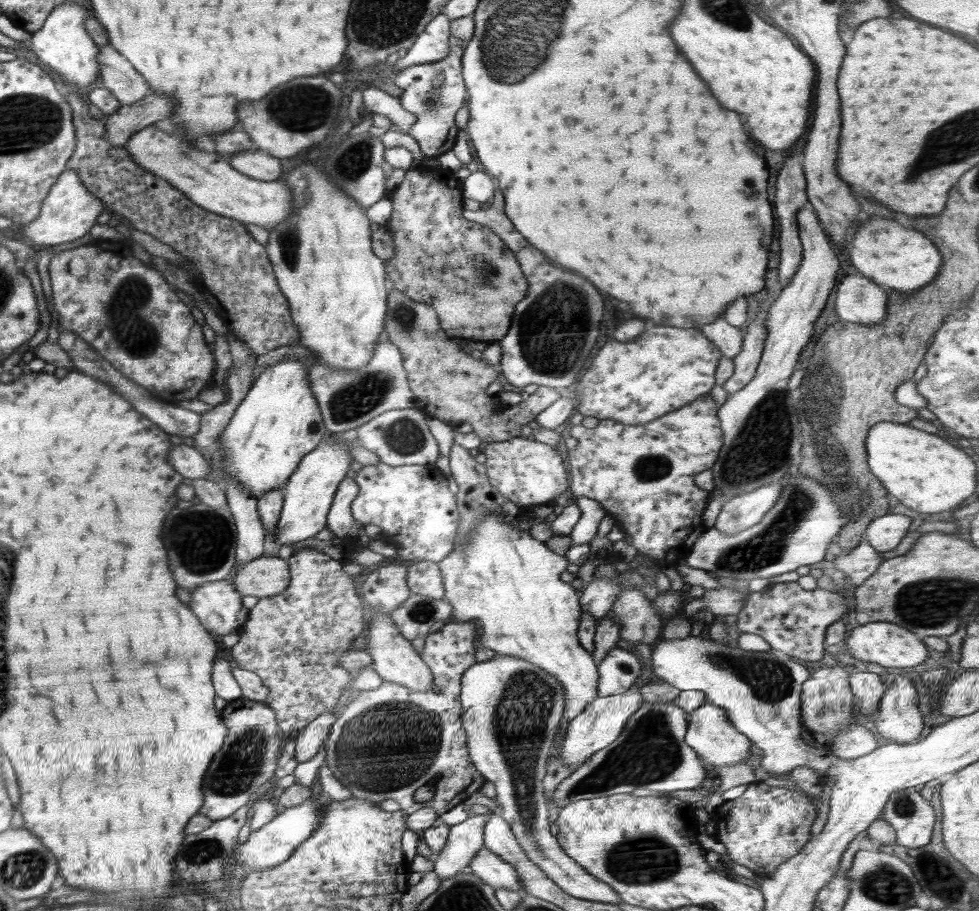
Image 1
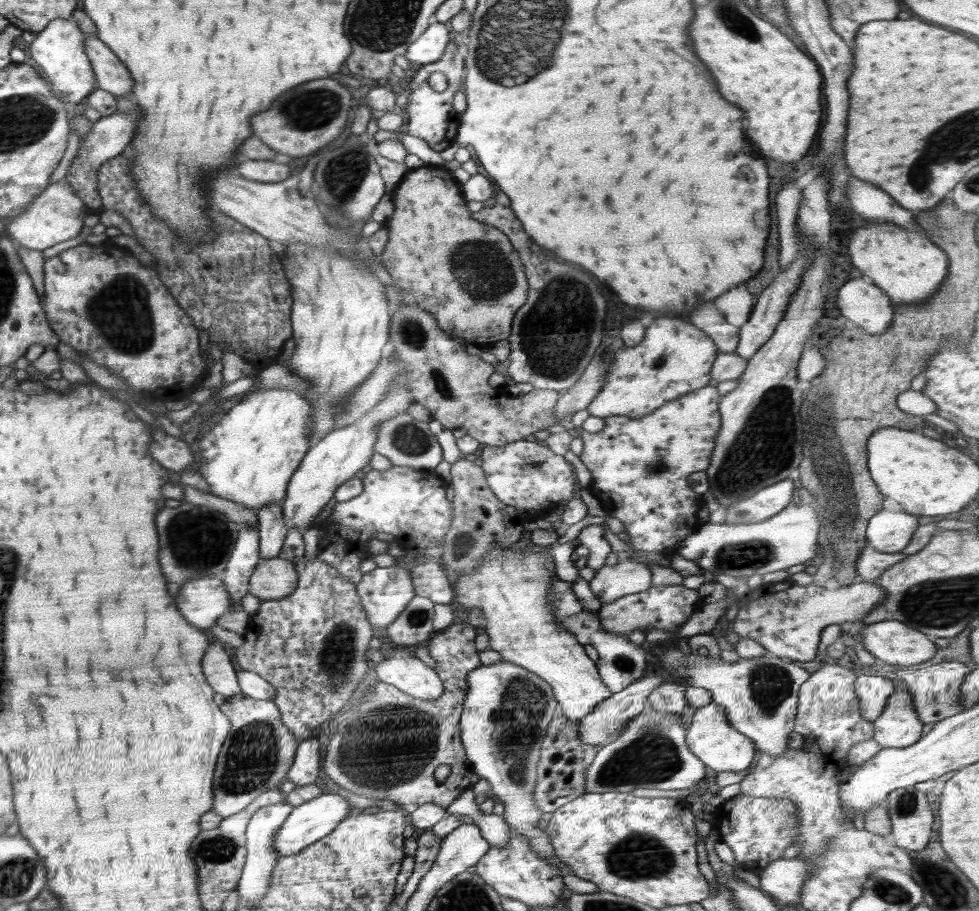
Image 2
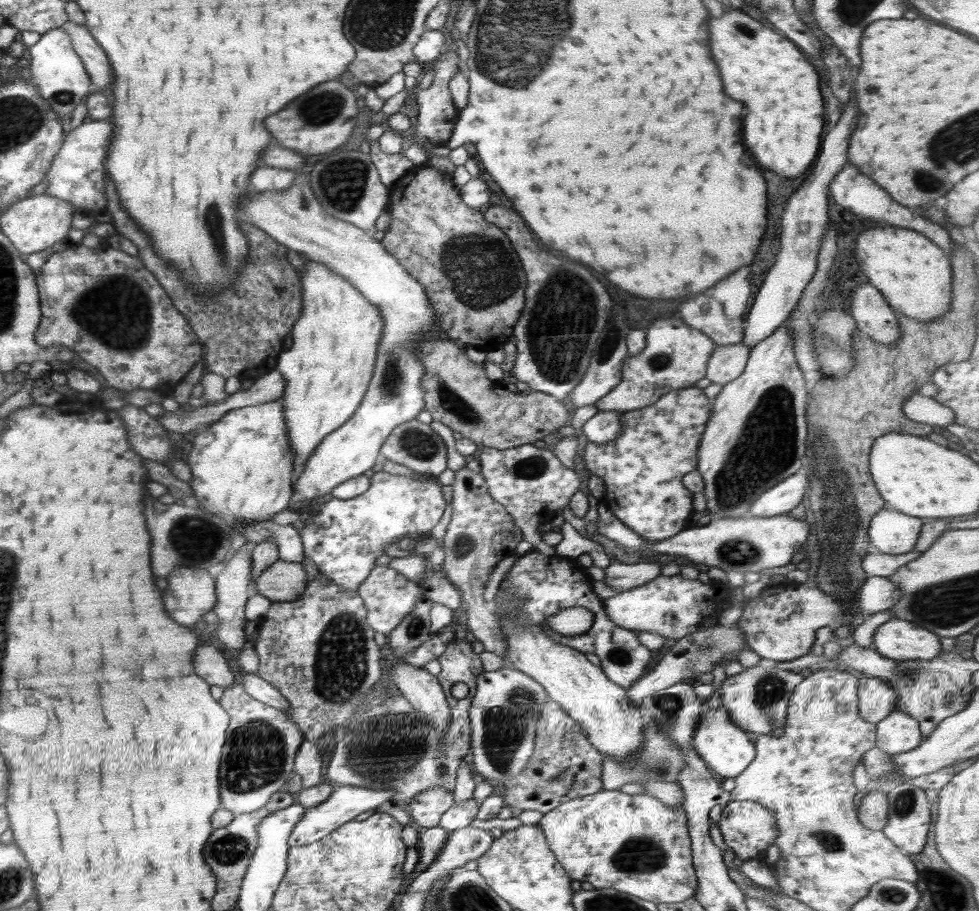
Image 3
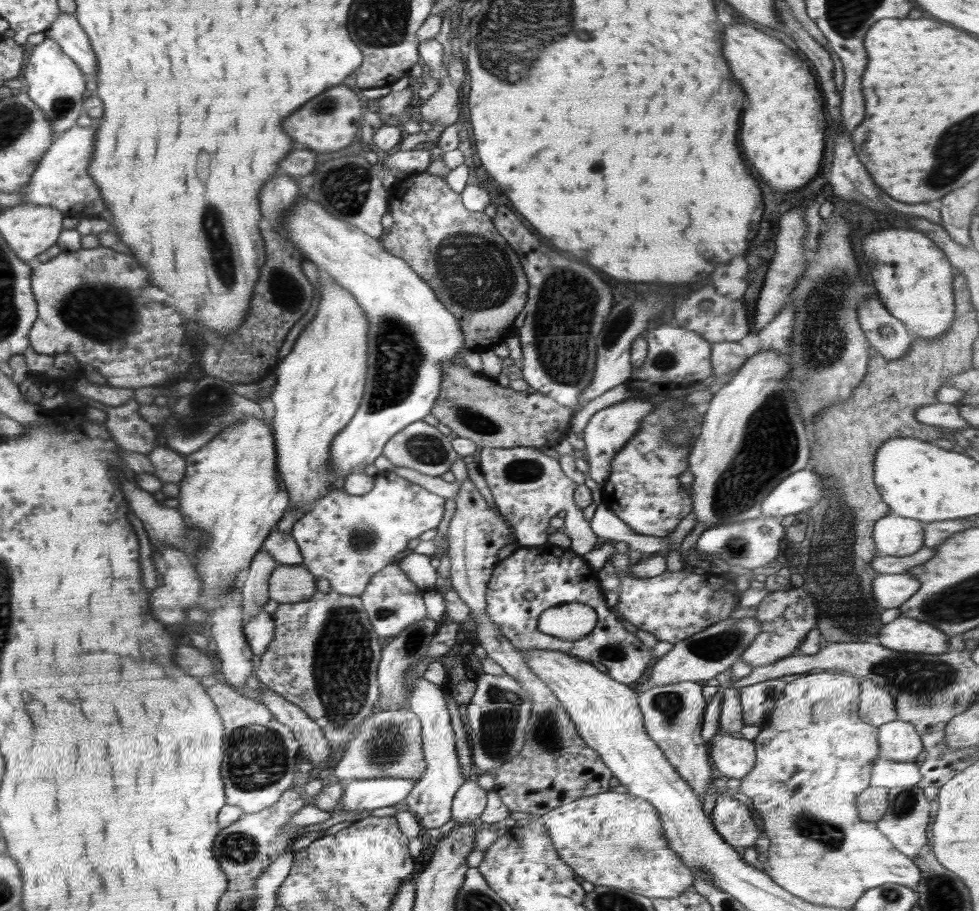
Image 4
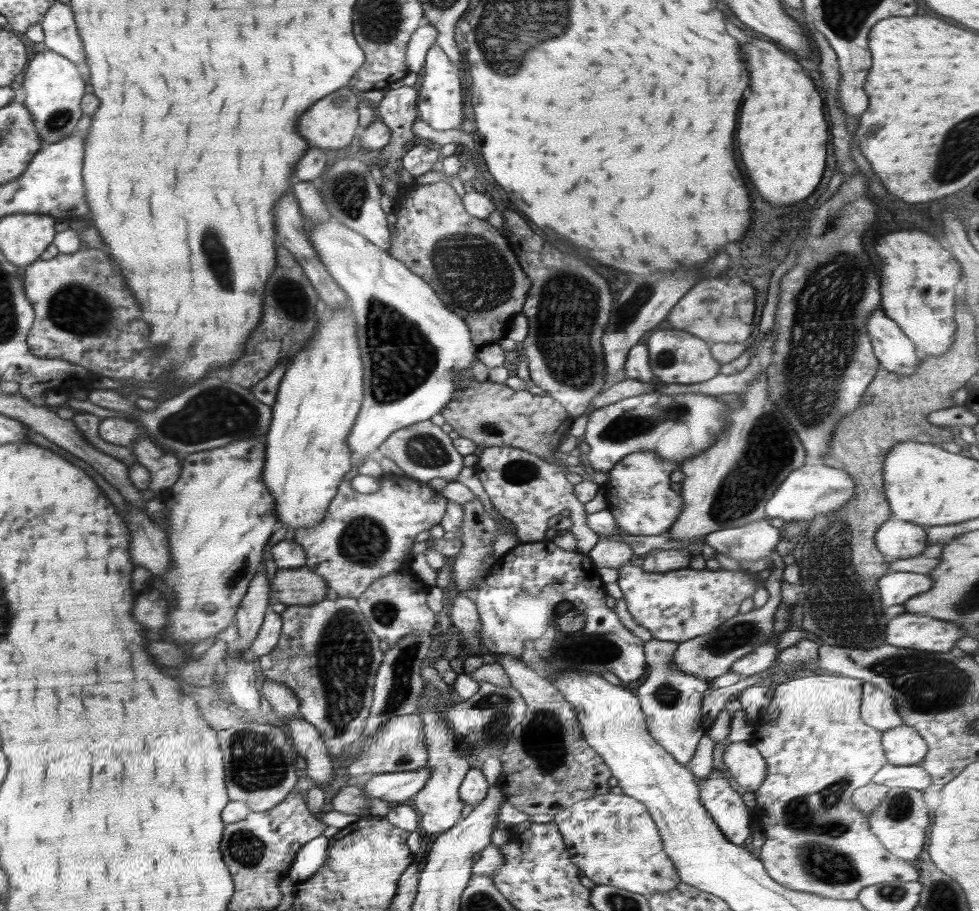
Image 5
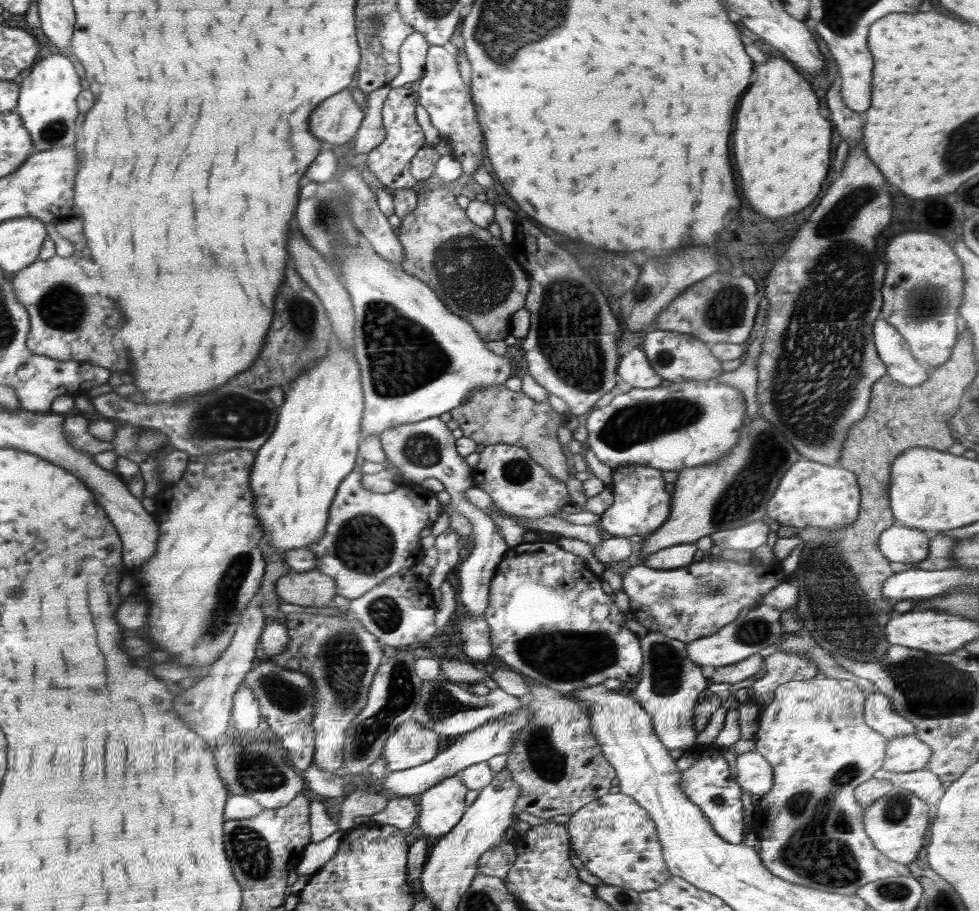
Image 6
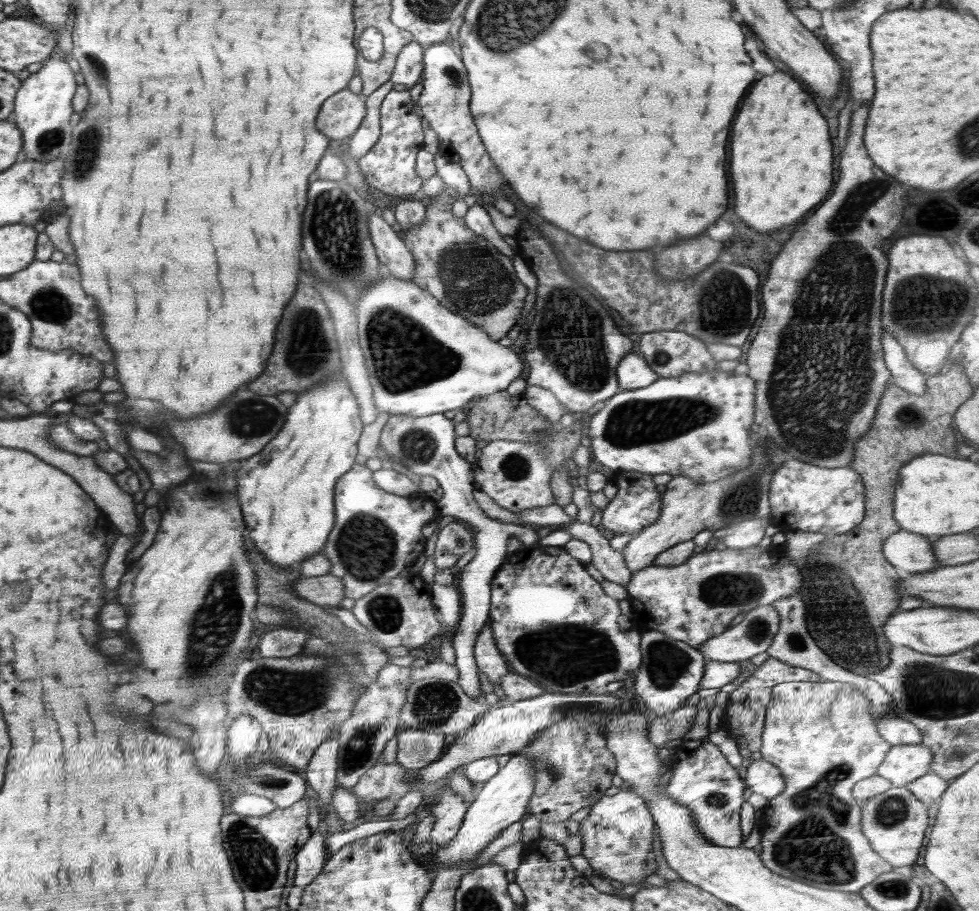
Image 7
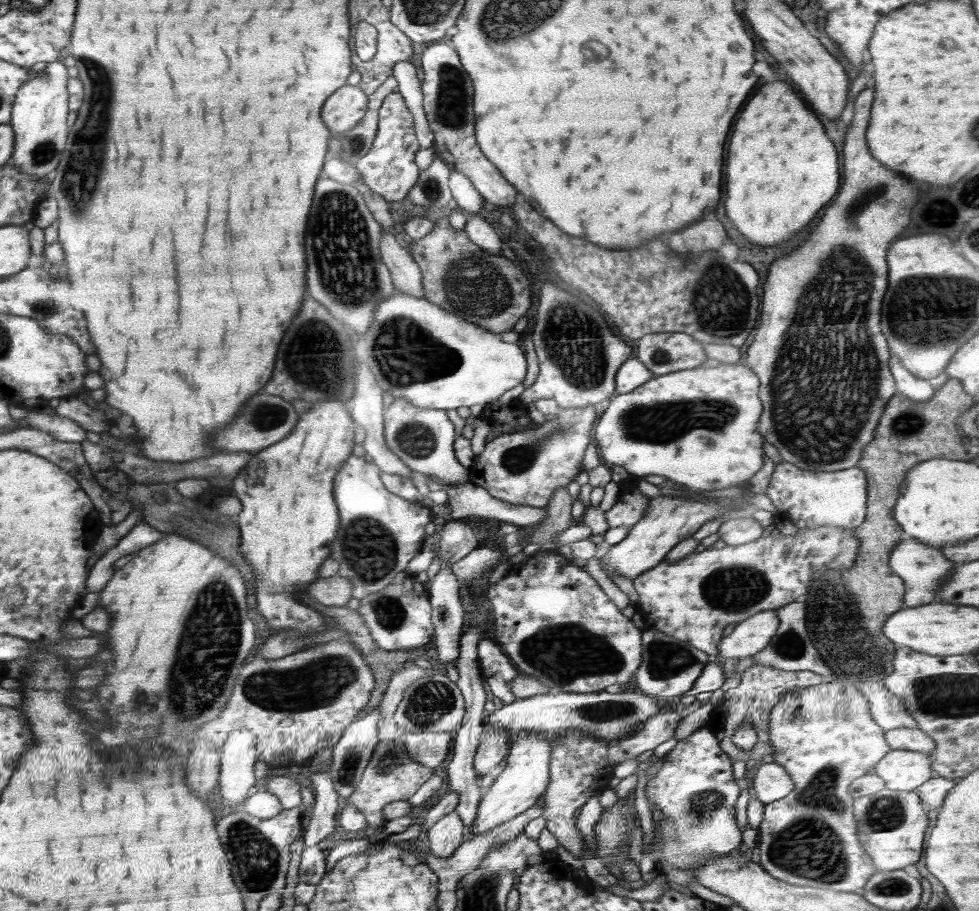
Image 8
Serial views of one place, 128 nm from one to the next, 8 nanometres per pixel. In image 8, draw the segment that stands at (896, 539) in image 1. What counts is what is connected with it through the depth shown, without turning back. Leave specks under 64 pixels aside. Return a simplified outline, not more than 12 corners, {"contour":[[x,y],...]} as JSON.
{"contour":[[904,538],[889,566],[906,608],[930,604],[956,564]]}

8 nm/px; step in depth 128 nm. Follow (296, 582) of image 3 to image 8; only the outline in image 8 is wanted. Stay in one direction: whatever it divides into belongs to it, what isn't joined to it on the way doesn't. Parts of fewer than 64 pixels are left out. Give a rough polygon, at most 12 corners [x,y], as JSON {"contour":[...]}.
{"contour":[[337,574],[314,580],[306,592],[321,605],[346,607],[350,580]]}

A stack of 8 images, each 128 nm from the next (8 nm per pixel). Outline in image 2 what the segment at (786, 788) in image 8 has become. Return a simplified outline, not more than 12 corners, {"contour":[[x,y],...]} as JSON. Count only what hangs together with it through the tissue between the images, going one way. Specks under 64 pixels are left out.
{"contour":[[714,702],[691,713],[686,744],[716,772],[742,772],[754,741]]}

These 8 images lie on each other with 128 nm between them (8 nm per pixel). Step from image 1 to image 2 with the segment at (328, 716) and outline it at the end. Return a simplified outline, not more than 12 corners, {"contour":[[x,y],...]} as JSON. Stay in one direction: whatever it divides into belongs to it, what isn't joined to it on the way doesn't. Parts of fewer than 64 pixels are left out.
{"contour":[[299,741],[286,780],[301,787],[320,774],[320,742]]}

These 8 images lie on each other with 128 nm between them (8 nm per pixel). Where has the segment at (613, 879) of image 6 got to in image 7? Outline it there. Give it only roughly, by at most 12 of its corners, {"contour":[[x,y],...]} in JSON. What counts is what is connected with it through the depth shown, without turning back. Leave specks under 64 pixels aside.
{"contour":[[604,795],[580,821],[581,854],[622,884],[657,872],[640,795]]}

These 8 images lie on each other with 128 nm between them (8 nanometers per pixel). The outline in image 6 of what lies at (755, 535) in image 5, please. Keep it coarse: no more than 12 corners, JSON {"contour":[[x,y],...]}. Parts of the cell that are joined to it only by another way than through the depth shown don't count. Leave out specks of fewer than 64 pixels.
{"contour":[[767,520],[711,534],[720,549],[751,550],[766,544]]}

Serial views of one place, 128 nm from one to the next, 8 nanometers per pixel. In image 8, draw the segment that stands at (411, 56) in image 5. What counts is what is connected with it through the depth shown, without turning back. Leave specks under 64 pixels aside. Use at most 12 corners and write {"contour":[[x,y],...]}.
{"contour":[[408,58],[396,64],[397,81],[416,141],[432,144],[424,114],[421,83]]}

